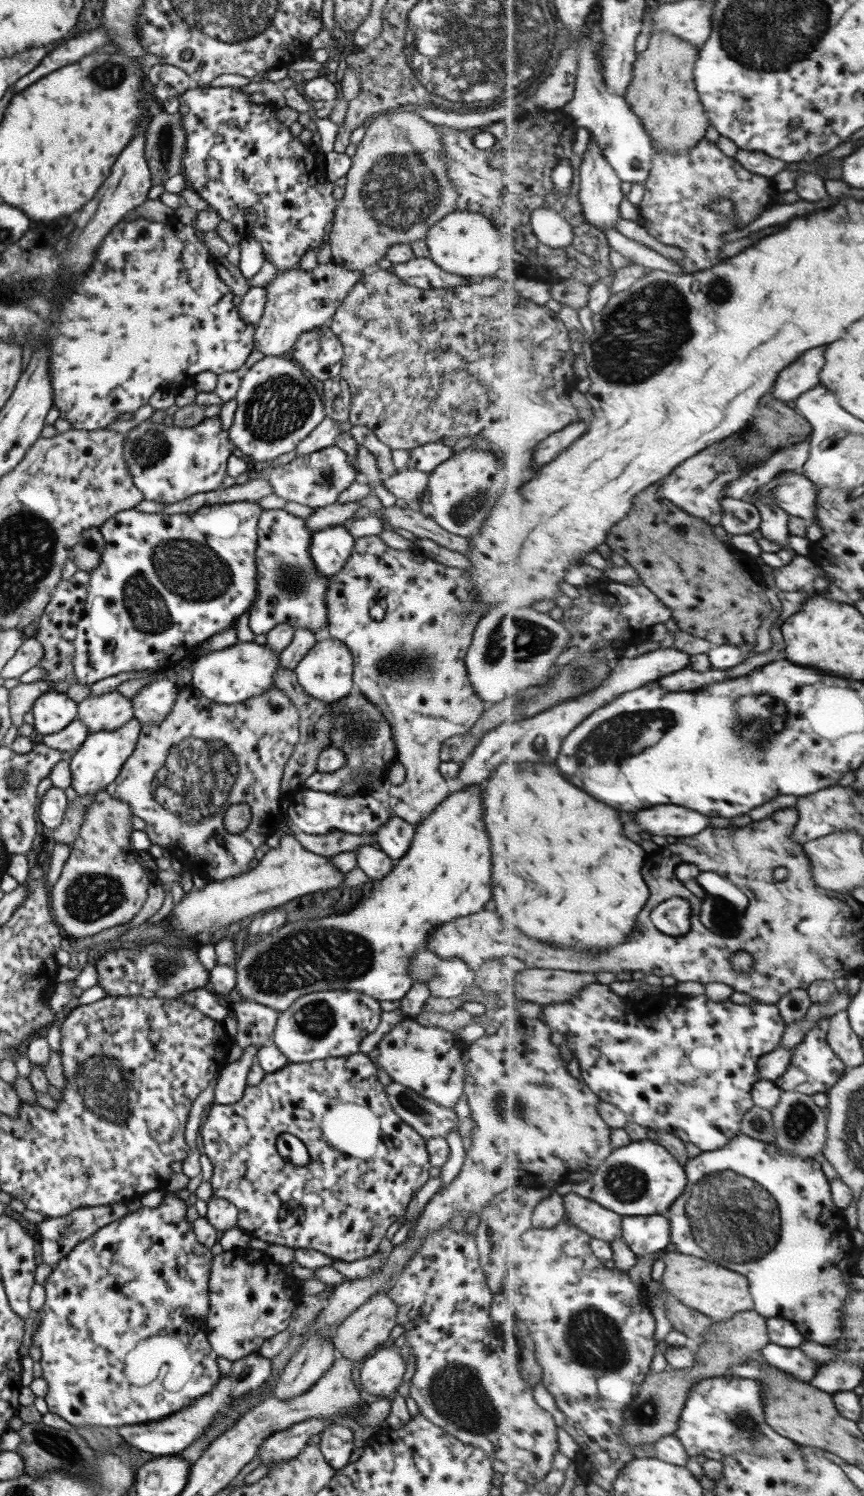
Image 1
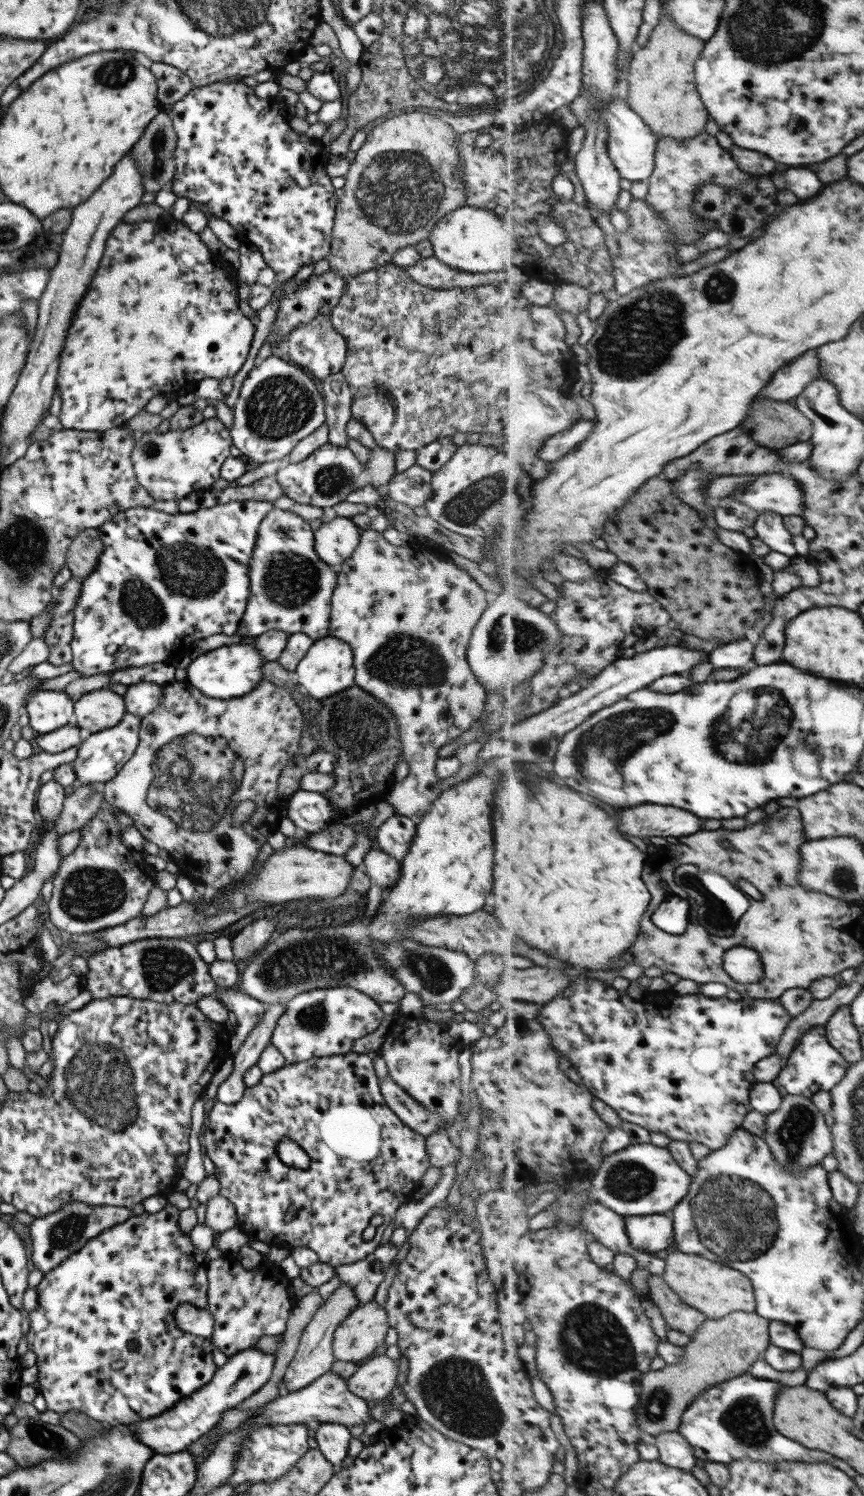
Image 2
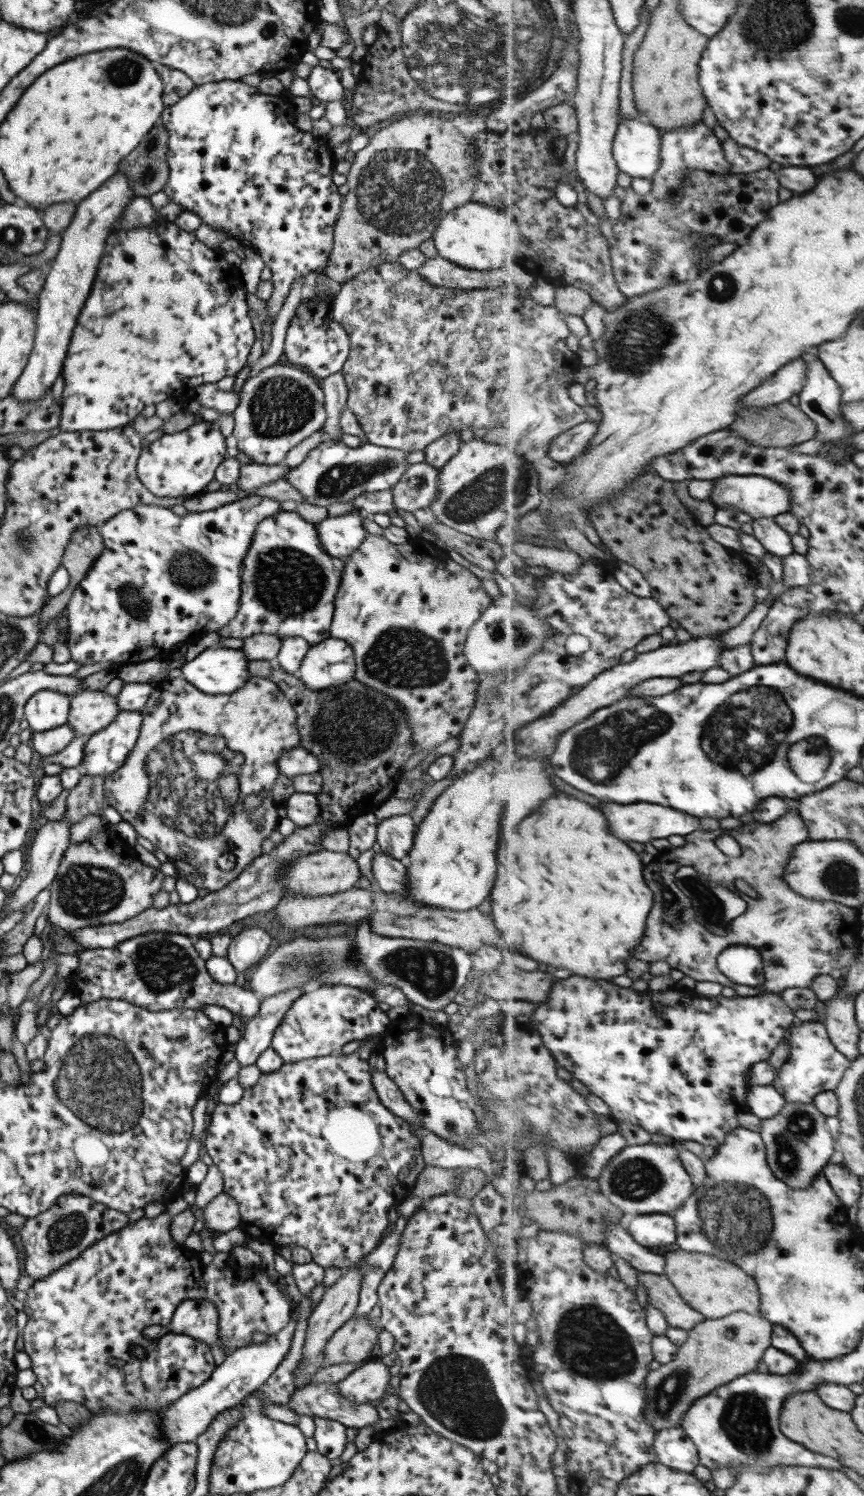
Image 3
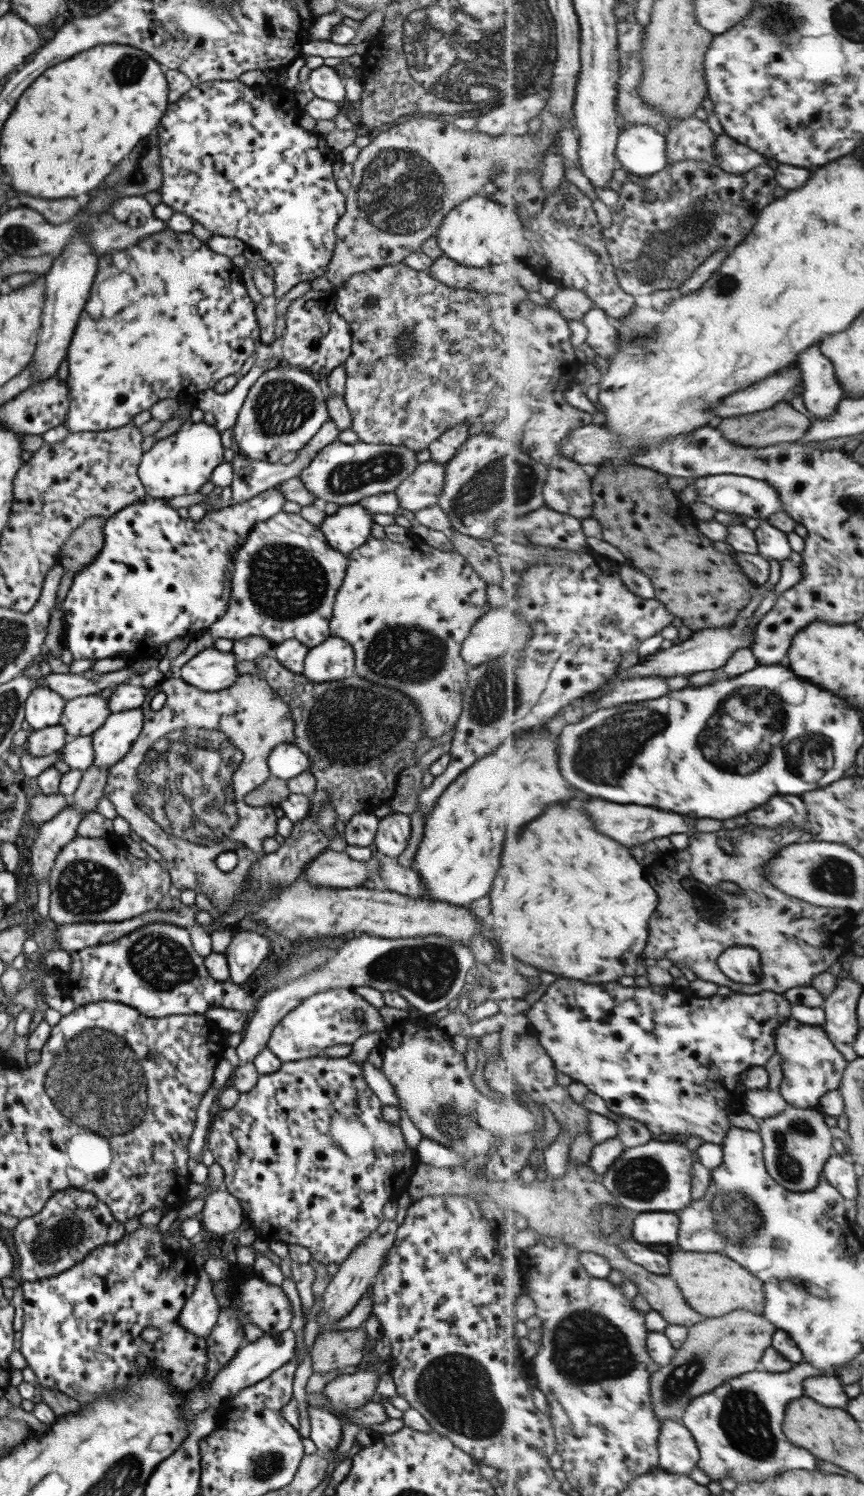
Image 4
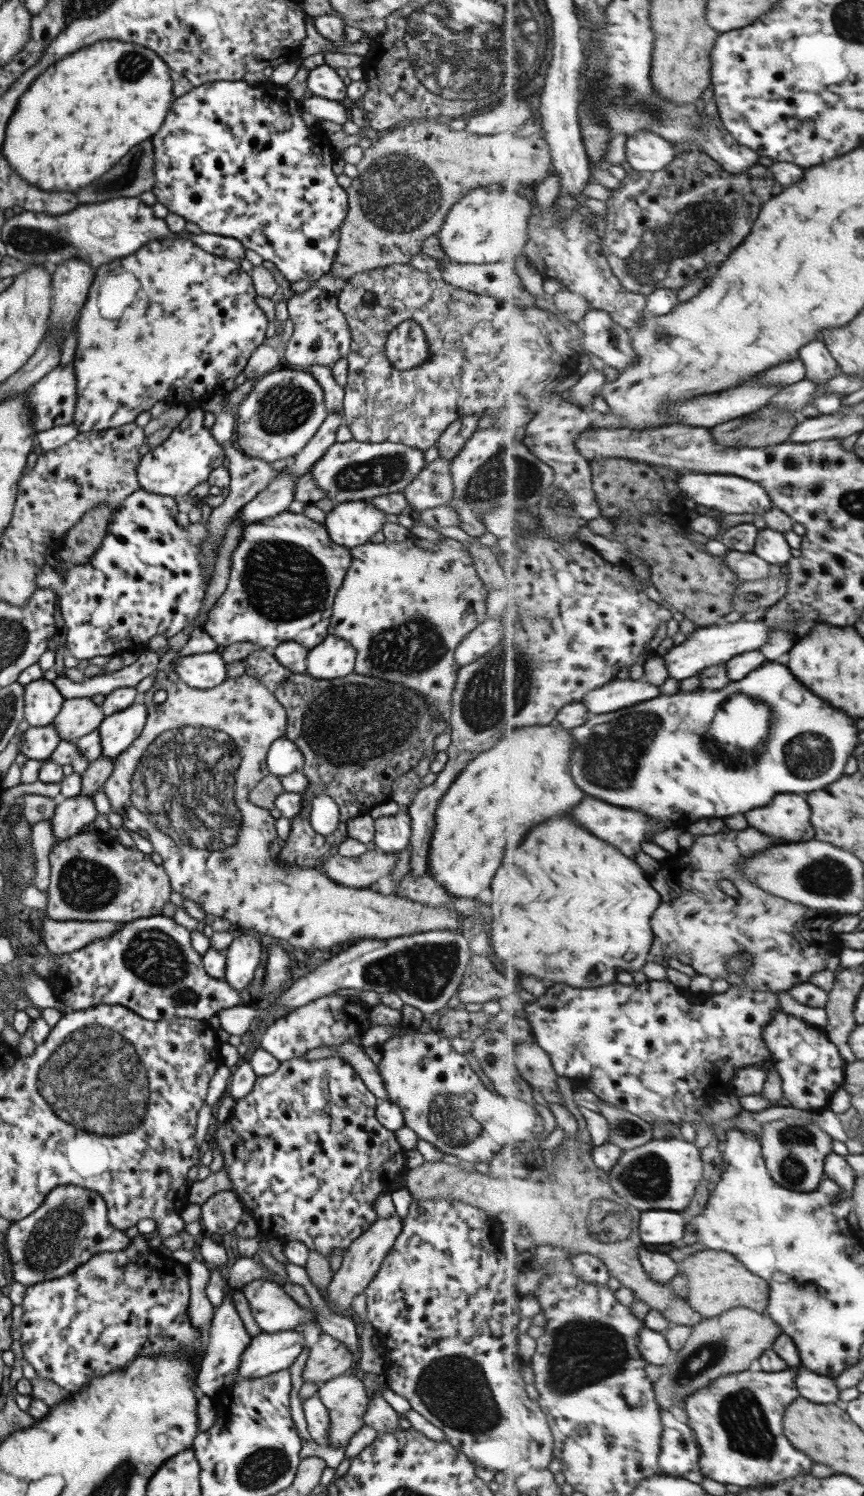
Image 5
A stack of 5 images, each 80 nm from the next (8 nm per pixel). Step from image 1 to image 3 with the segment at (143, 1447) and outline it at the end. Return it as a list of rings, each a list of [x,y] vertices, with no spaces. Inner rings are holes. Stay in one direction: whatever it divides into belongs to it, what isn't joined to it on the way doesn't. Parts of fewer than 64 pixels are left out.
[[[250,1240],[245,1244],[249,1249],[259,1255],[260,1264],[257,1269],[269,1278],[274,1278],[279,1291],[290,1303],[289,1322],[276,1332],[268,1335],[263,1343],[250,1343],[245,1347],[231,1350],[226,1354],[225,1359],[214,1367],[209,1378],[199,1386],[188,1390],[177,1400],[174,1400],[167,1408],[160,1411],[160,1439],[163,1439],[168,1448],[179,1443],[194,1442],[194,1440],[208,1427],[213,1416],[222,1410],[237,1406],[251,1391],[257,1390],[264,1380],[269,1378],[277,1365],[285,1358],[285,1355],[292,1353],[292,1341],[295,1337],[296,1321],[298,1310],[296,1303],[289,1297],[283,1277],[275,1271],[273,1265],[274,1249],[270,1244],[263,1244],[259,1240]]]

